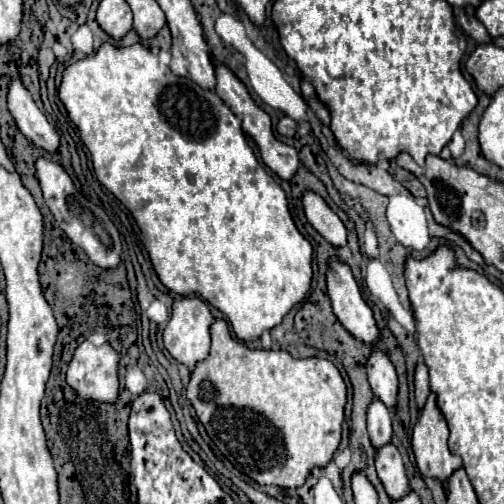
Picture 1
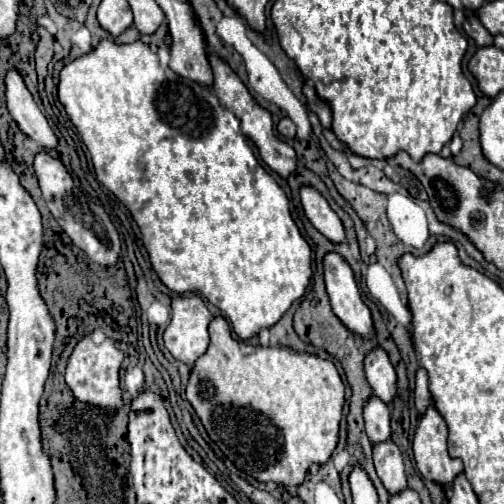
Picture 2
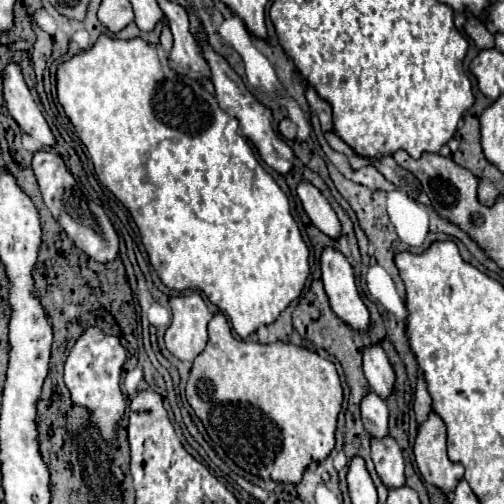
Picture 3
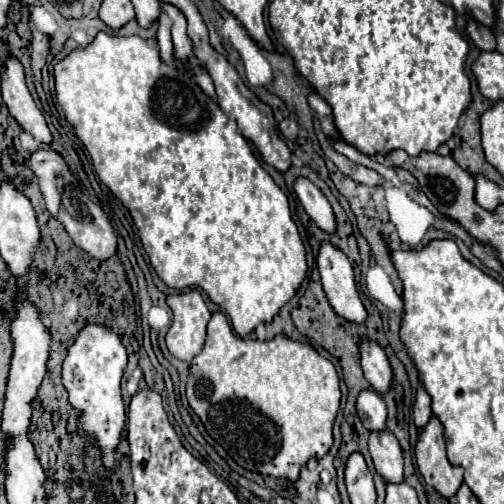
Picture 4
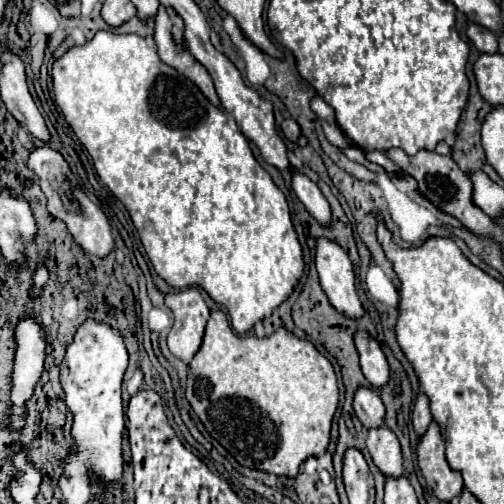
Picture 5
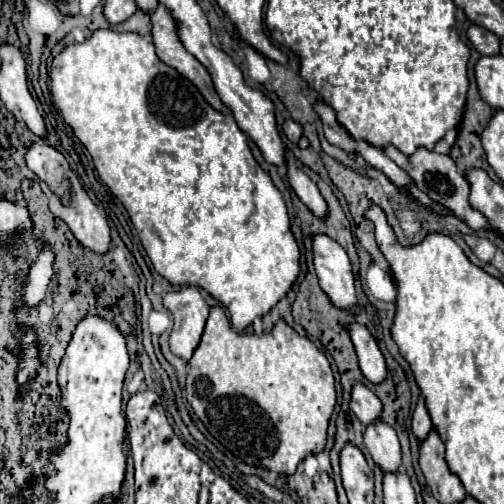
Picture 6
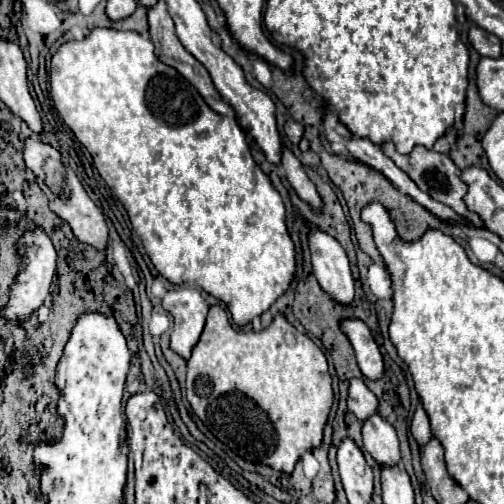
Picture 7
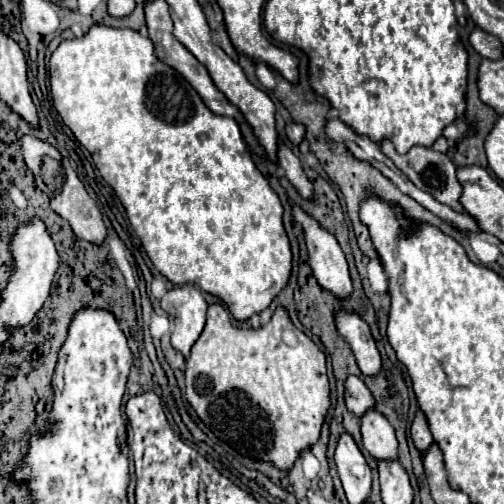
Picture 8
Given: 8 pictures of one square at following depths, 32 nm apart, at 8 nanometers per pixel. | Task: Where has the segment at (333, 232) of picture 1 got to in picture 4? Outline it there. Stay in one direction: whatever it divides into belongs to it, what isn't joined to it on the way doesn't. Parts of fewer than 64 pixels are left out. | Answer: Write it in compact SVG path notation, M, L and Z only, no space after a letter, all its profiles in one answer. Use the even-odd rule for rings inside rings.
M296 178L294 192L296 192L298 200L302 202L304 210L308 212L308 216L322 230L326 230L326 232L336 230L336 218L334 218L332 206L330 206L330 202L326 200L326 196L320 192L320 188L316 184L312 184L308 178Z

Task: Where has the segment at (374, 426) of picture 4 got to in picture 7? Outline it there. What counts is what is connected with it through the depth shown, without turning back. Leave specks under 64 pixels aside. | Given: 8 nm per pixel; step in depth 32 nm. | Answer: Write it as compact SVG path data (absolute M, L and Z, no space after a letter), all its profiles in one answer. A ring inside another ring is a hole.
M352 378L348 382L348 410L354 412L358 420L366 420L372 416L372 412L376 412L376 396L368 392L364 380Z

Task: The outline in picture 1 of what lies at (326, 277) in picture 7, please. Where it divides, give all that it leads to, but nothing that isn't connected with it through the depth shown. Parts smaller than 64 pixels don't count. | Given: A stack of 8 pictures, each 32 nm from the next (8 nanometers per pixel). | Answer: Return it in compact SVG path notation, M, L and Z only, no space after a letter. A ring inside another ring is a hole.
M336 256L328 260L326 270L328 296L332 300L332 310L342 322L342 326L358 340L372 344L380 340L380 330L374 322L372 310L362 300L362 292L354 280L348 264L340 262Z

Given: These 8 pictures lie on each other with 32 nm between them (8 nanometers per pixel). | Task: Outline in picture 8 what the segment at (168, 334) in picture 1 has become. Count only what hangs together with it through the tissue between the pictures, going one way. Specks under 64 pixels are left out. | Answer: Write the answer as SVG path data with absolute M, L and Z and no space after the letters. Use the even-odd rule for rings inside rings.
M176 286L164 294L160 306L166 314L174 318L174 332L172 332L172 346L174 350L188 356L192 344L202 334L206 322L206 300L202 292L192 286Z

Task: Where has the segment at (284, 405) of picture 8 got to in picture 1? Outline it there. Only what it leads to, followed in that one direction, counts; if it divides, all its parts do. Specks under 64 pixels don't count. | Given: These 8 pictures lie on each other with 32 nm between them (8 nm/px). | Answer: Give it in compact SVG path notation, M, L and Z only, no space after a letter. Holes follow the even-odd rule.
M214 320L210 336L210 352L196 364L186 388L186 398L192 402L210 440L240 472L258 484L276 484L282 488L302 486L314 466L322 468L332 460L342 438L346 384L338 368L322 358L294 358L286 350L248 348L230 334L224 320Z

